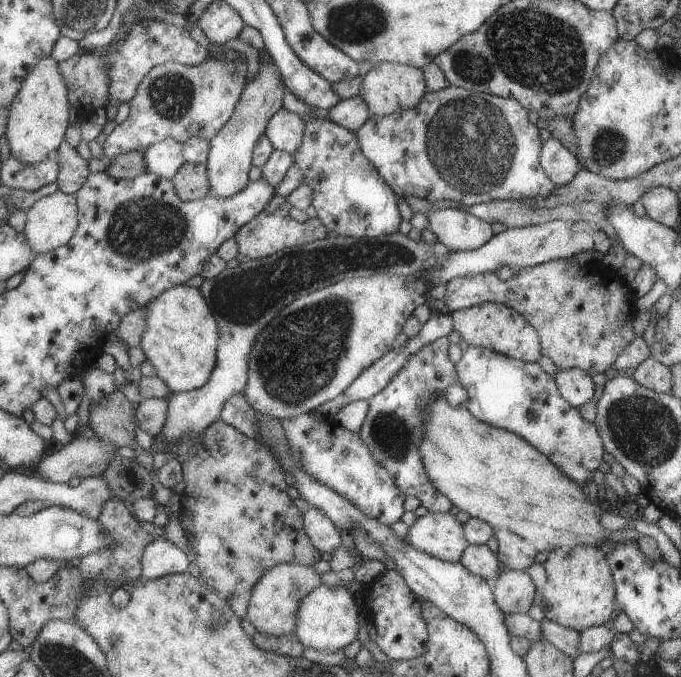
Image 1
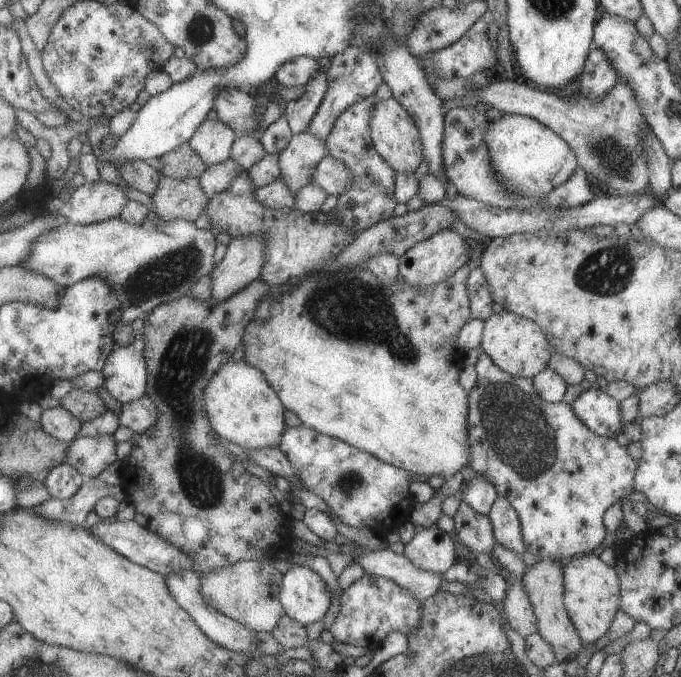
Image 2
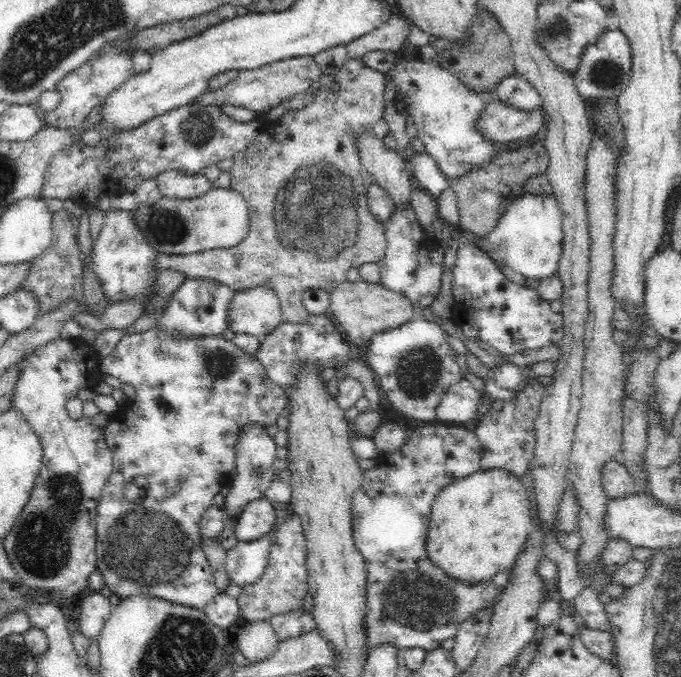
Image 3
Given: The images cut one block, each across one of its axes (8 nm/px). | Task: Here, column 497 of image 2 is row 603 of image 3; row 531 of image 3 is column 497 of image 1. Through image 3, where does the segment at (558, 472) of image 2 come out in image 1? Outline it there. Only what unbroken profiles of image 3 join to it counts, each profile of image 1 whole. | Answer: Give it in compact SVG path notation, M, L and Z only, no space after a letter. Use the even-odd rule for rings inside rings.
M469 345L454 364L456 380L467 394L464 407L474 418L491 427L518 435L540 454L543 454L564 476L583 486L585 480L592 479L602 460L604 447L593 423L585 421L578 408L571 407L559 394L554 378L548 376L538 362L522 362L518 359L476 345Z

